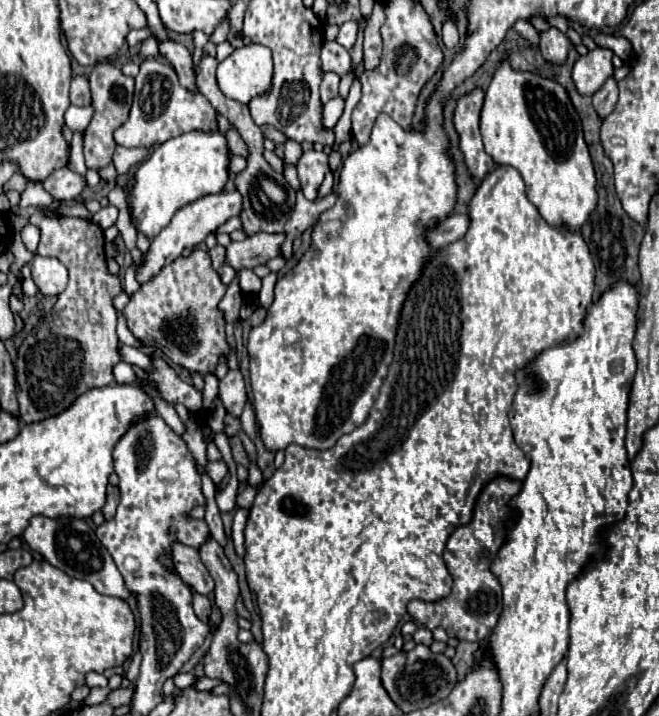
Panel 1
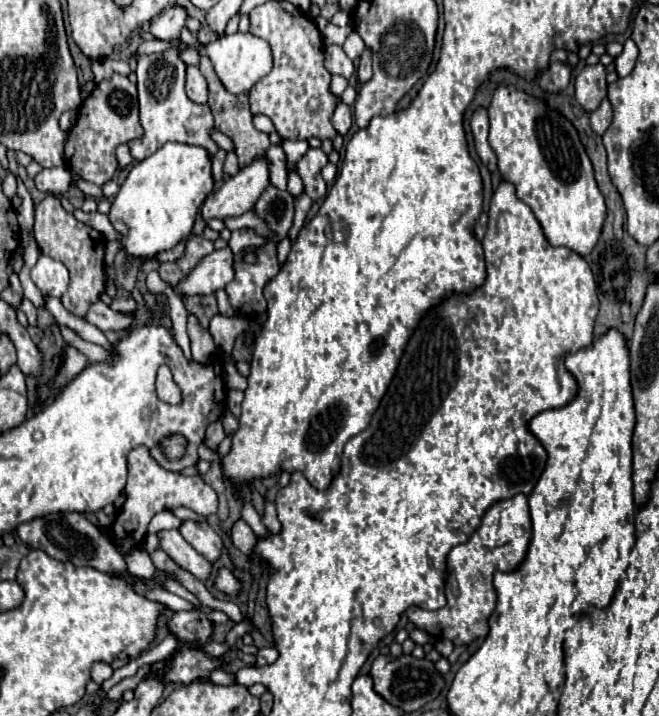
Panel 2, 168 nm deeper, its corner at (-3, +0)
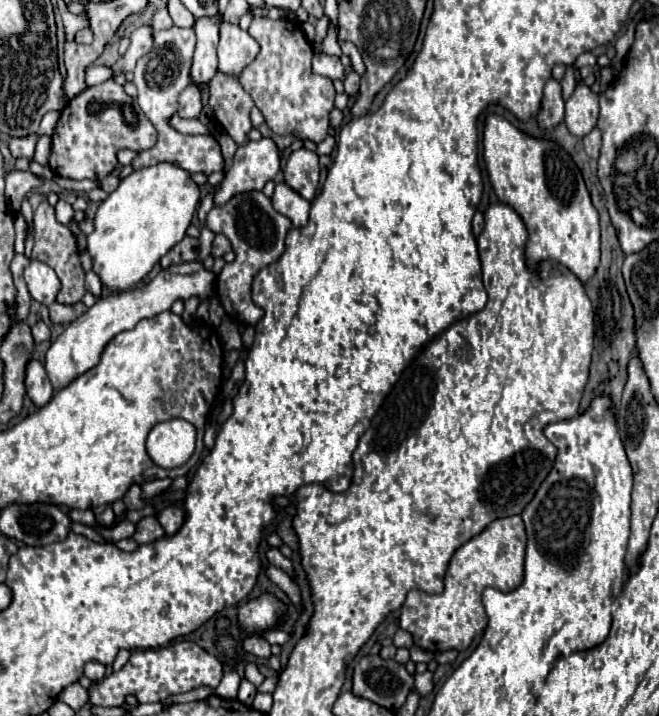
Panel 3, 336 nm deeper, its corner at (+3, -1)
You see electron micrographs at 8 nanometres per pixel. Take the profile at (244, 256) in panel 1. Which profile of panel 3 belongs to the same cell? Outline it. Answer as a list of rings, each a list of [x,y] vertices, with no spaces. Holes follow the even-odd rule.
[[[186,262],[186,264],[178,264],[178,266],[170,266],[166,270],[162,270],[152,282],[144,284],[142,288],[134,288],[134,290],[124,290],[124,292],[112,292],[106,298],[100,298],[86,314],[82,314],[78,320],[74,320],[62,334],[60,338],[50,346],[50,350],[46,352],[46,372],[50,376],[52,386],[64,388],[66,384],[70,384],[76,376],[80,376],[82,372],[90,370],[92,366],[98,364],[100,360],[100,352],[102,348],[118,334],[124,330],[134,328],[140,320],[144,318],[154,318],[160,312],[170,310],[170,306],[176,300],[188,300],[192,296],[204,300],[208,296],[214,294],[214,284],[216,276],[212,274],[212,270],[206,270],[200,262]]]

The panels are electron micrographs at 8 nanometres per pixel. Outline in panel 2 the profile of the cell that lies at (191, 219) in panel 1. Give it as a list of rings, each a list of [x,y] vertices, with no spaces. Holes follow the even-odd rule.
[[[264,155],[254,157],[250,165],[242,167],[236,175],[226,179],[220,189],[208,195],[208,199],[202,205],[204,221],[212,217],[226,219],[250,211],[268,185],[270,185],[268,159]]]

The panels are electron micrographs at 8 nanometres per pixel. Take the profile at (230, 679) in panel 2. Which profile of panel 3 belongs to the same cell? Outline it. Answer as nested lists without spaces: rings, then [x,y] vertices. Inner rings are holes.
[[[226,670],[222,676],[222,682],[216,688],[216,694],[220,698],[236,698],[238,692],[238,684],[240,684],[240,676],[234,670]]]

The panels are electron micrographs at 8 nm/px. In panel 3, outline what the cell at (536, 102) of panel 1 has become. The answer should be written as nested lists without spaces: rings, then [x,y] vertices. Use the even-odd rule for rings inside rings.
[[[498,114],[486,116],[482,142],[488,176],[498,200],[512,206],[528,228],[528,264],[534,268],[540,260],[558,260],[586,284],[600,262],[600,224],[572,156],[558,142],[528,136]]]

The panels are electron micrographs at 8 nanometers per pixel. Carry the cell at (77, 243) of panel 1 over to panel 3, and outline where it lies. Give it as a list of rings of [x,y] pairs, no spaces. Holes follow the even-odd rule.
[[[44,200],[36,212],[34,212],[34,248],[32,248],[32,260],[40,260],[48,266],[54,268],[54,272],[58,274],[60,282],[62,282],[62,290],[58,294],[58,302],[60,304],[76,304],[82,300],[82,296],[86,294],[84,288],[84,270],[80,264],[80,254],[78,254],[78,242],[76,236],[70,232],[68,226],[60,224],[54,216],[54,208],[48,204],[48,200]]]

